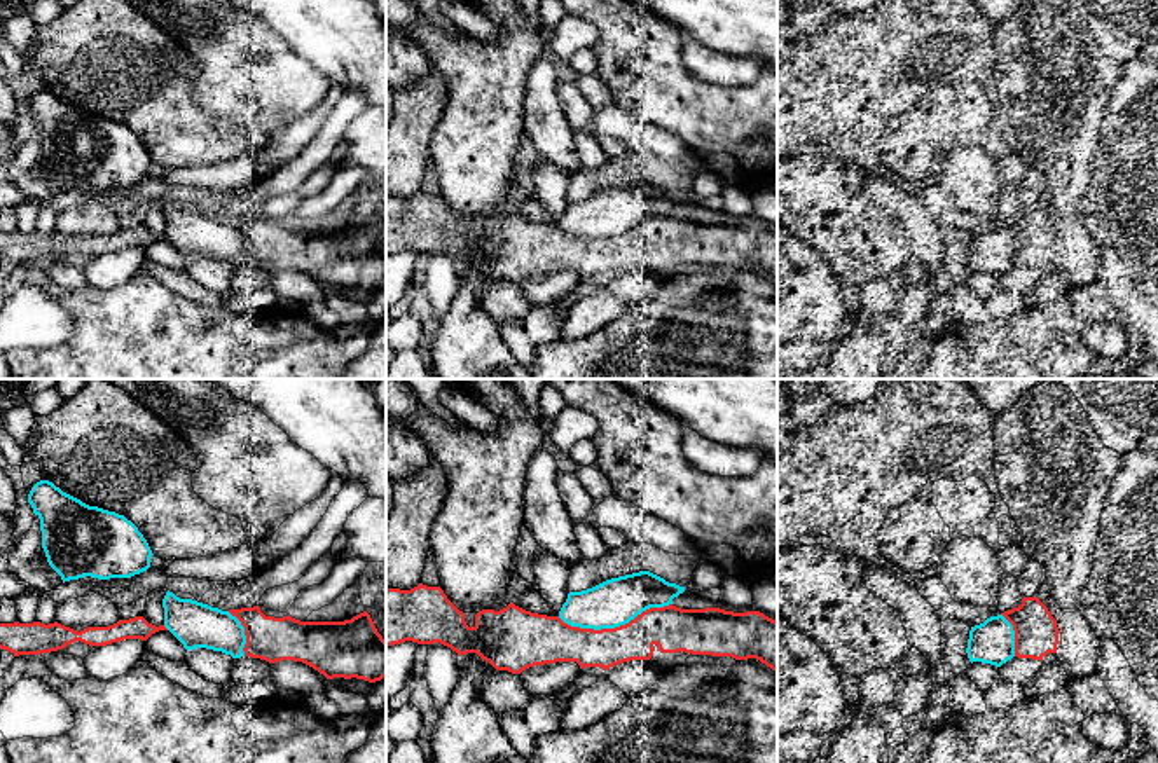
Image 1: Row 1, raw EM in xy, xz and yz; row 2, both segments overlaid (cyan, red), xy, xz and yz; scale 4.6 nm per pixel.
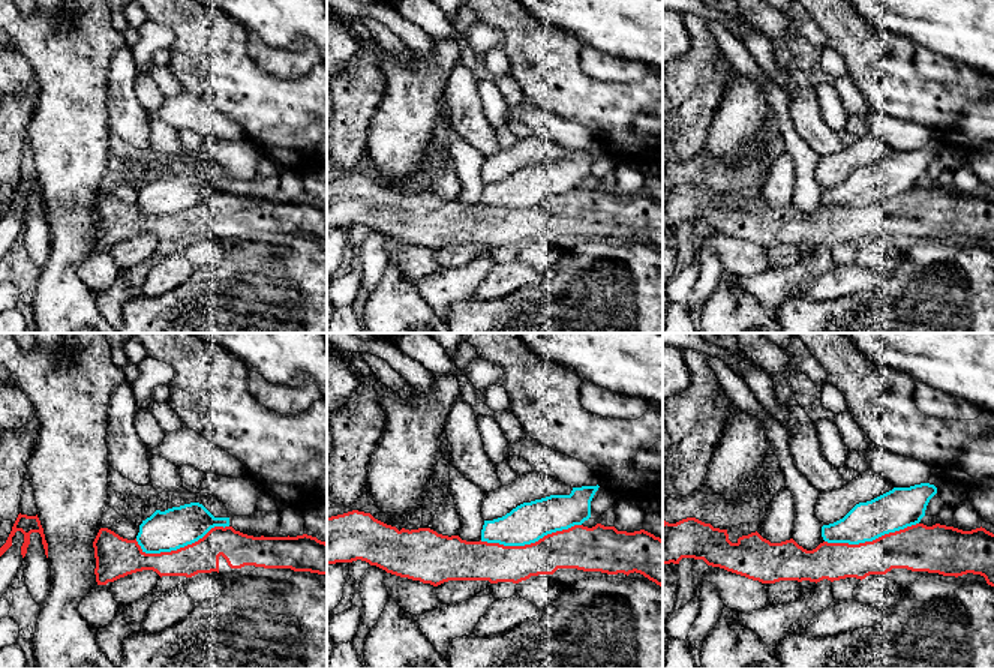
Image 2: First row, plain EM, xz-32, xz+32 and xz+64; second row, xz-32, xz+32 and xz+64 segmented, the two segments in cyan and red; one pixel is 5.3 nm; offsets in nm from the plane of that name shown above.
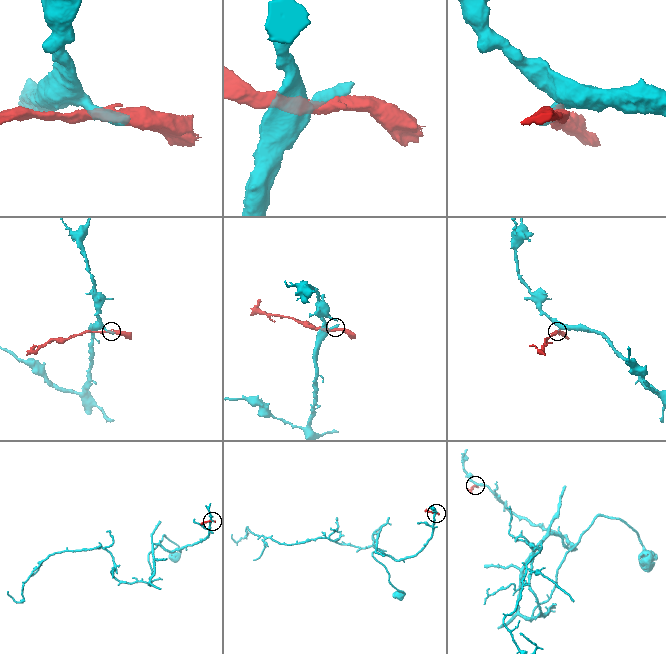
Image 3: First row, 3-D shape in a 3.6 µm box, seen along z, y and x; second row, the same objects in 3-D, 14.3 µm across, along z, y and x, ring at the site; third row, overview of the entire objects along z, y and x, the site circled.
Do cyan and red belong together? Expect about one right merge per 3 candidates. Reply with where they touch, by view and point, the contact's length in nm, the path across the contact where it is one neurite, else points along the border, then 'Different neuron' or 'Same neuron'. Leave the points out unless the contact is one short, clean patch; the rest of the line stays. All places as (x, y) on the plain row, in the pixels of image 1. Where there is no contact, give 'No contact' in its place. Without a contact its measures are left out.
Touches cyan at xz (613, 236). Shared border 550 nm. Different neuron

